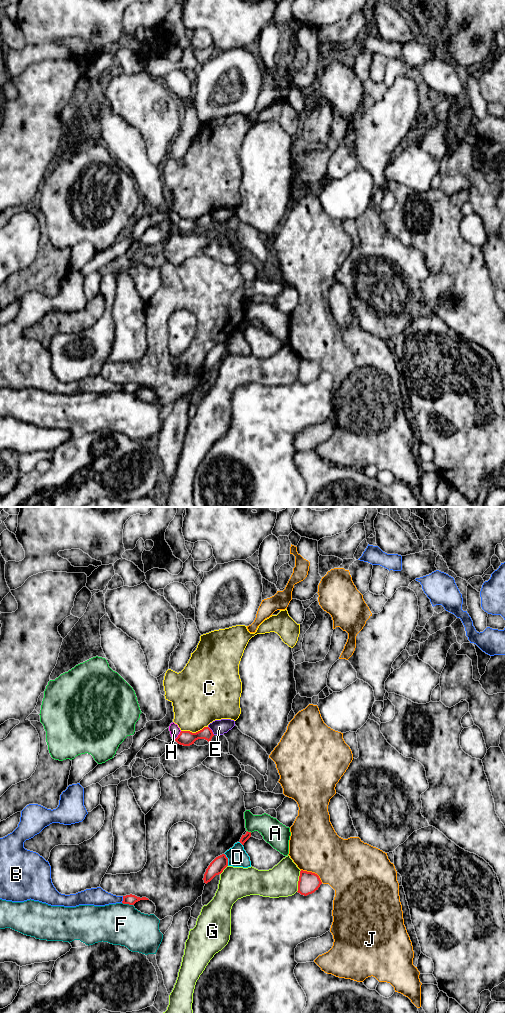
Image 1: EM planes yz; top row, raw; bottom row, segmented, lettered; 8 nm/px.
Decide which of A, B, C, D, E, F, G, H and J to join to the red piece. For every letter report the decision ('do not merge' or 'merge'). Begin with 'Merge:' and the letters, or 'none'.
Merge: none
A: do not merge
B: do not merge
C: do not merge
D: do not merge
E: do not merge
F: do not merge
G: do not merge
H: do not merge
J: do not merge

